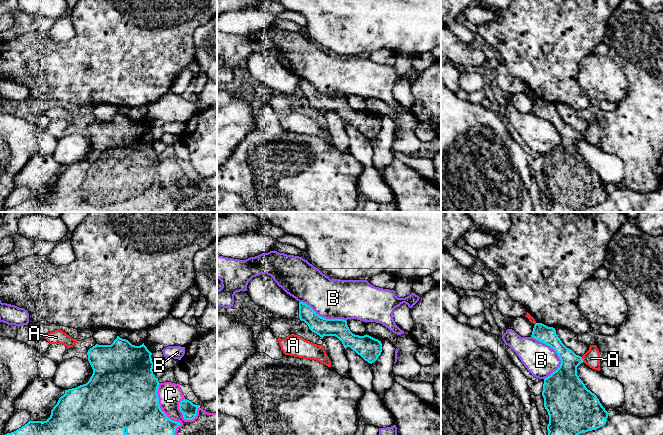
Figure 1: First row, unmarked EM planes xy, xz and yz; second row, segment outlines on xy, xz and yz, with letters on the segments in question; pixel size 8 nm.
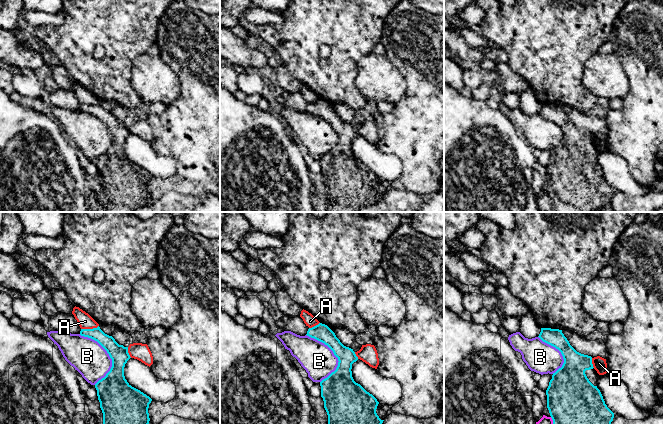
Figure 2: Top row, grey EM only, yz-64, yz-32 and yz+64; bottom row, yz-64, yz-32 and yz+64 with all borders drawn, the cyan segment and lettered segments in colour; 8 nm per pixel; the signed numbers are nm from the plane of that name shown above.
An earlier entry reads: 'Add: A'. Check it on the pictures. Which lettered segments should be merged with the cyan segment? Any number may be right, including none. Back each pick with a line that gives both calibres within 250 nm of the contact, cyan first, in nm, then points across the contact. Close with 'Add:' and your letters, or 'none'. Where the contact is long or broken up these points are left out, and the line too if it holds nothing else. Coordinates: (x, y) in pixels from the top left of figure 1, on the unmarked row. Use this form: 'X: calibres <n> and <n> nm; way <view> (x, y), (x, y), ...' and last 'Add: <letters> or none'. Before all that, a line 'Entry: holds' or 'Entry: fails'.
Entry: fails
Add: none

